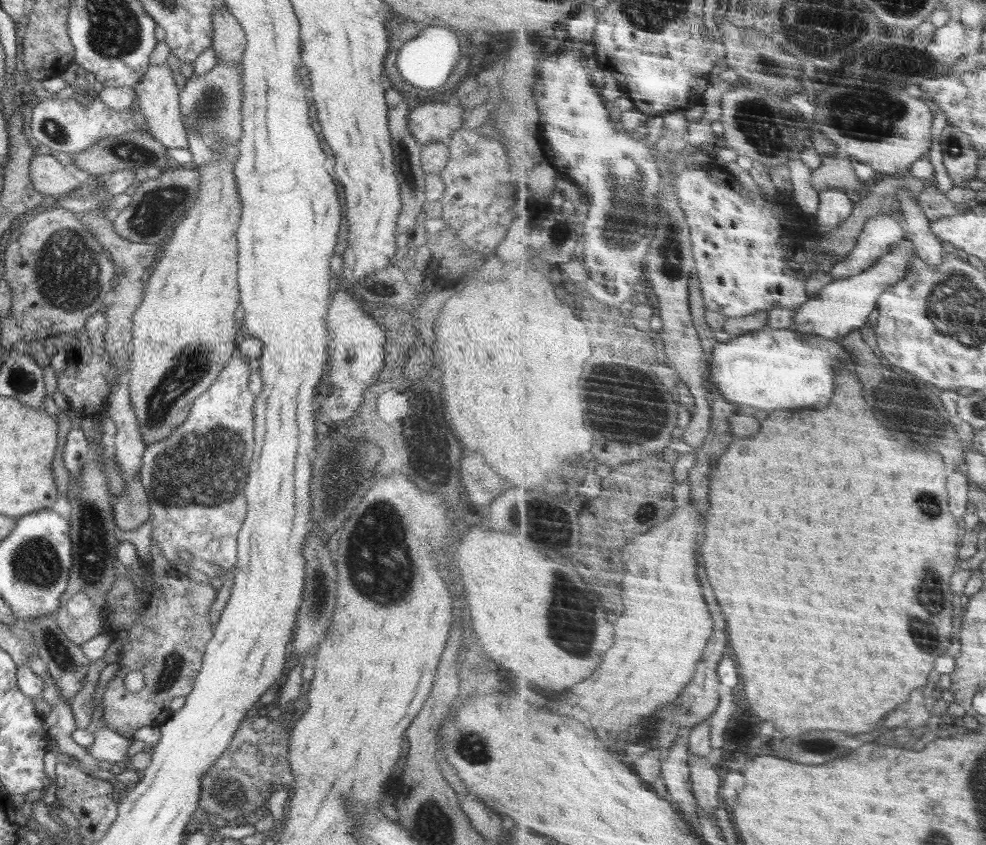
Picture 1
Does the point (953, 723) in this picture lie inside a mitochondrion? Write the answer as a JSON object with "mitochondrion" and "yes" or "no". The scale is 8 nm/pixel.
{"mitochondrion":"no"}

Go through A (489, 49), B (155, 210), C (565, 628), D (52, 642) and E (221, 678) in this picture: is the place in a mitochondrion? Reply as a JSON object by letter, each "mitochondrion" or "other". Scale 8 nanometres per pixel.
{"A":"other","B":"mitochondrion","C":"mitochondrion","D":"mitochondrion","E":"other"}

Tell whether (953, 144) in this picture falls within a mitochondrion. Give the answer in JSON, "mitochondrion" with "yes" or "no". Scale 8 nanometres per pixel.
{"mitochondrion":"yes"}

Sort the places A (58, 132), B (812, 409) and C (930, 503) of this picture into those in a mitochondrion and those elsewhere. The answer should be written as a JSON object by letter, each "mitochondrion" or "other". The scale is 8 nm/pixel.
{"A":"mitochondrion","B":"other","C":"mitochondrion"}

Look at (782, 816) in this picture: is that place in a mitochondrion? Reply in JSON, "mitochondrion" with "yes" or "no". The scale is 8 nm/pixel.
{"mitochondrion":"no"}

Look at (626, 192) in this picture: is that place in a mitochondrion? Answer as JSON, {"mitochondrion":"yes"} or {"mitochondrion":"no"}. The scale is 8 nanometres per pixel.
{"mitochondrion":"yes"}

